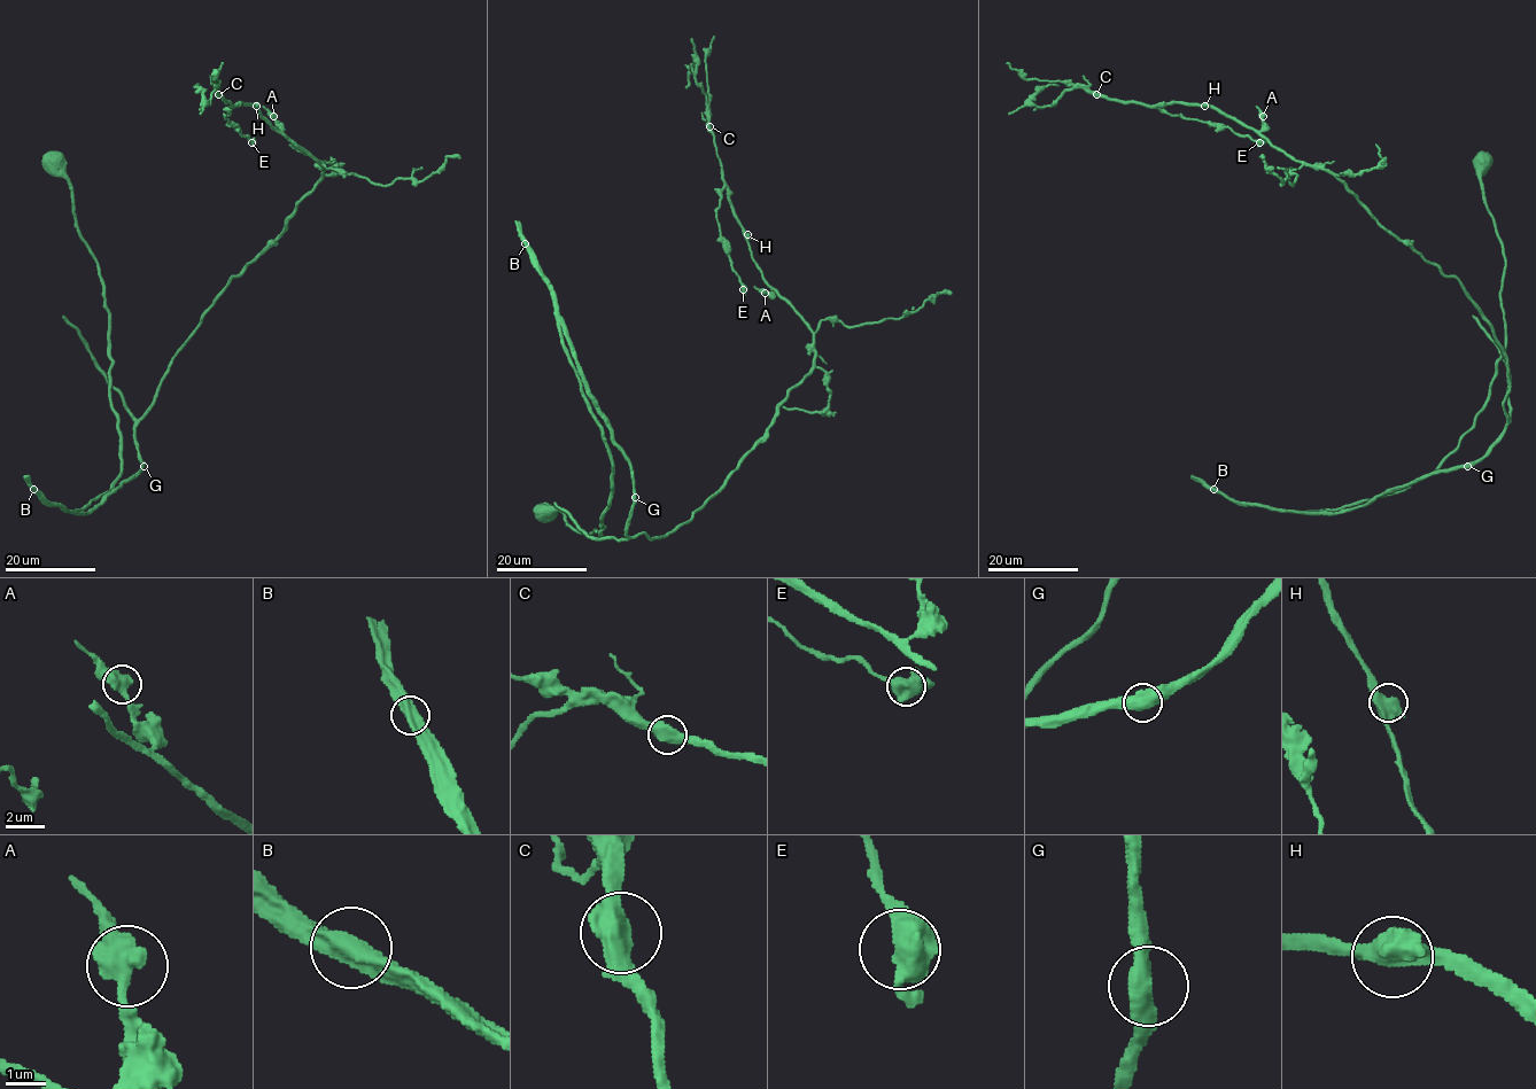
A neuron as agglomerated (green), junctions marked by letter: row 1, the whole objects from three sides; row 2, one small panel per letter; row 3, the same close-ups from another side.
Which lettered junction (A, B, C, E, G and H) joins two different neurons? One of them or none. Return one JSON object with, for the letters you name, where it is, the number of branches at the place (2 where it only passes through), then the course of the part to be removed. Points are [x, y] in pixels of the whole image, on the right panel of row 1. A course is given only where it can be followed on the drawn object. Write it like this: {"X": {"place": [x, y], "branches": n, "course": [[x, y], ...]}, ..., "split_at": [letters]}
{"split_at": []}

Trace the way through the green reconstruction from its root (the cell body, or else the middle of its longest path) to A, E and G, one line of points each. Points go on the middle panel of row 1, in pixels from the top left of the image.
A: (547, 513), (599, 535), (611, 492), (560, 326), (630, 468), (627, 535), (660, 538), (813, 366), (765, 293)
E: (547, 513), (599, 535), (611, 492), (561, 325), (629, 537), (723, 484), (815, 356), (726, 186), (743, 289)
G: (547, 513), (558, 508), (578, 531), (599, 535), (611, 492), (612, 460), (561, 325), (635, 497)

